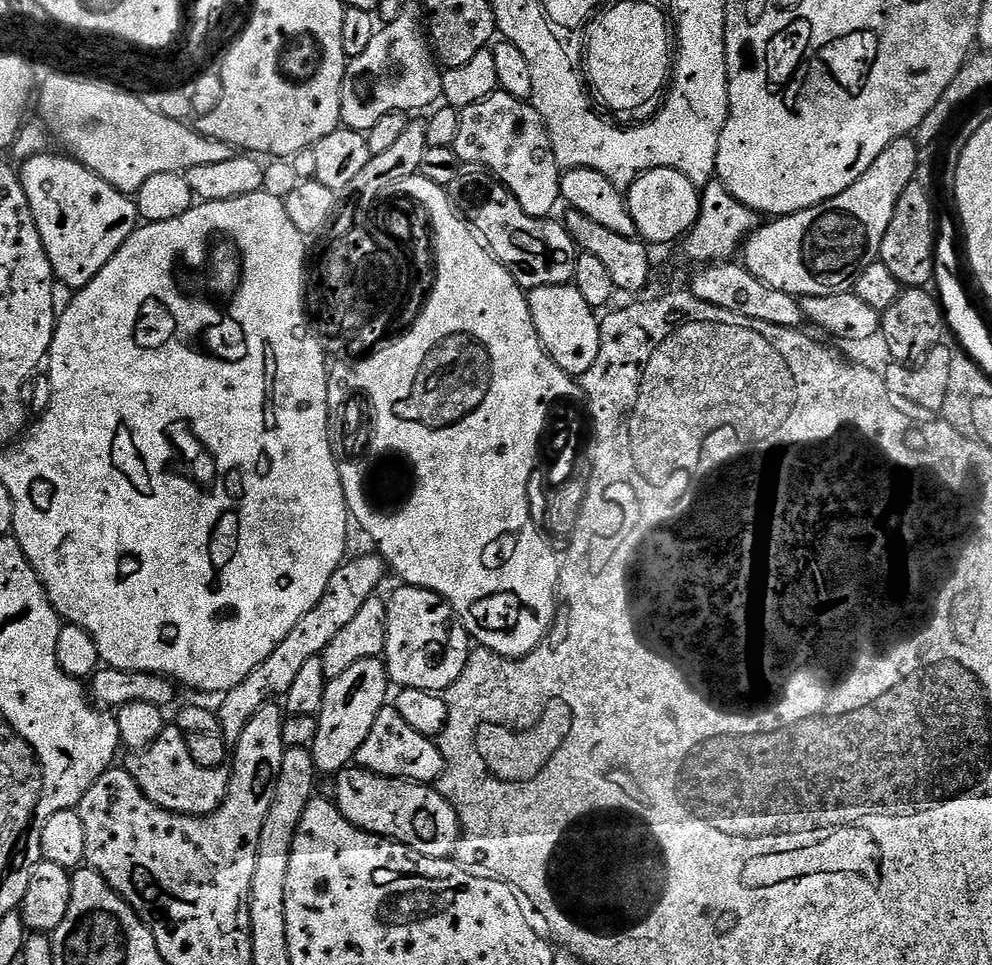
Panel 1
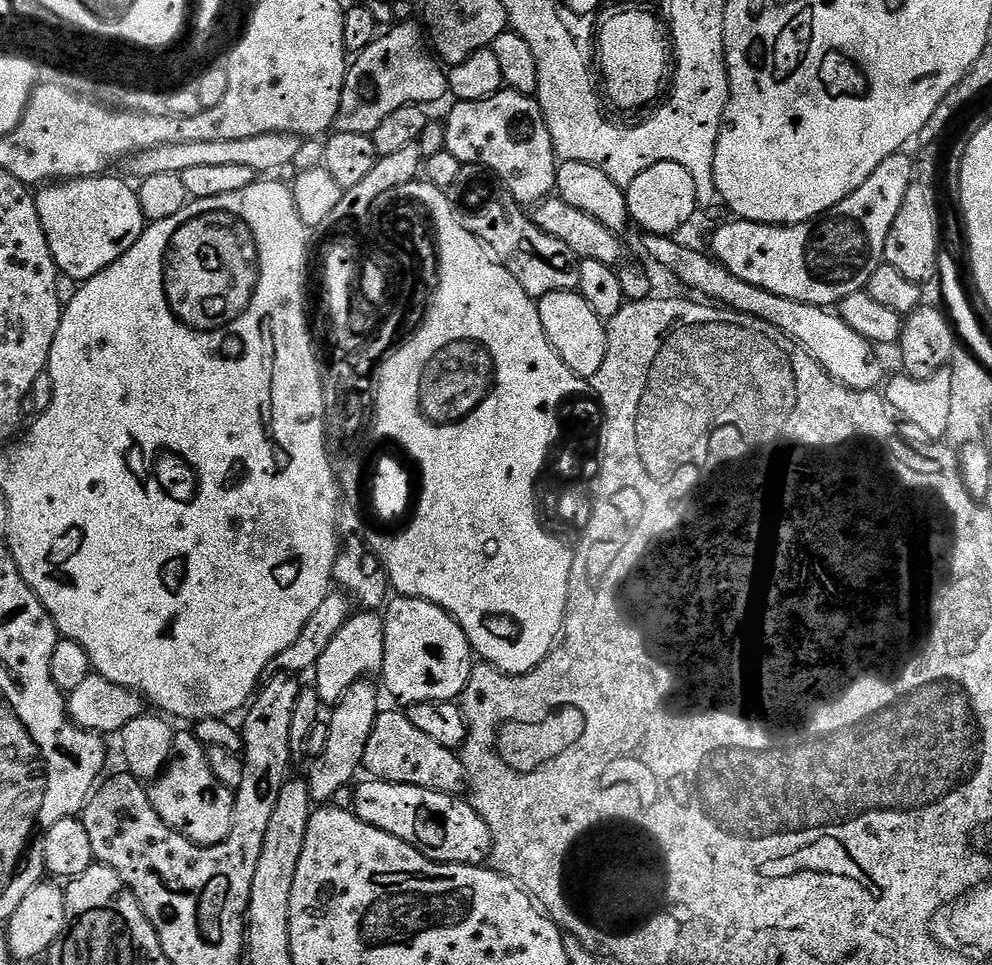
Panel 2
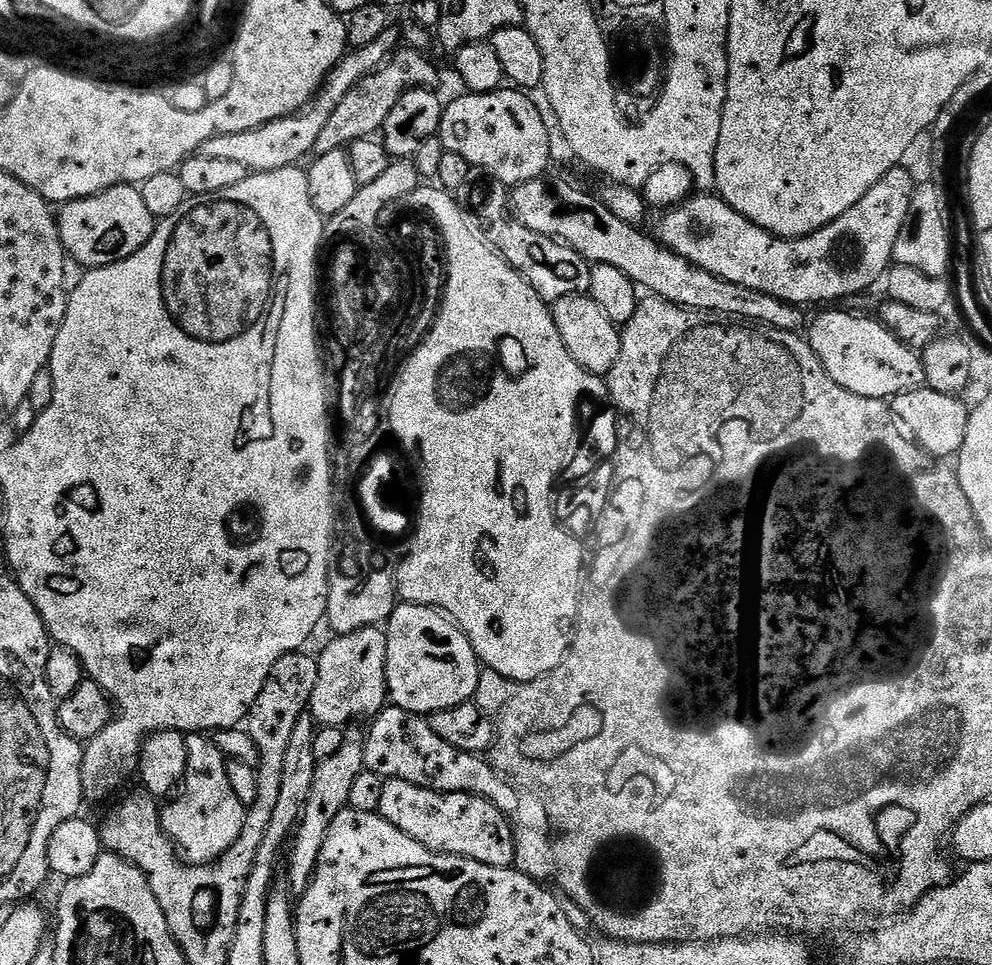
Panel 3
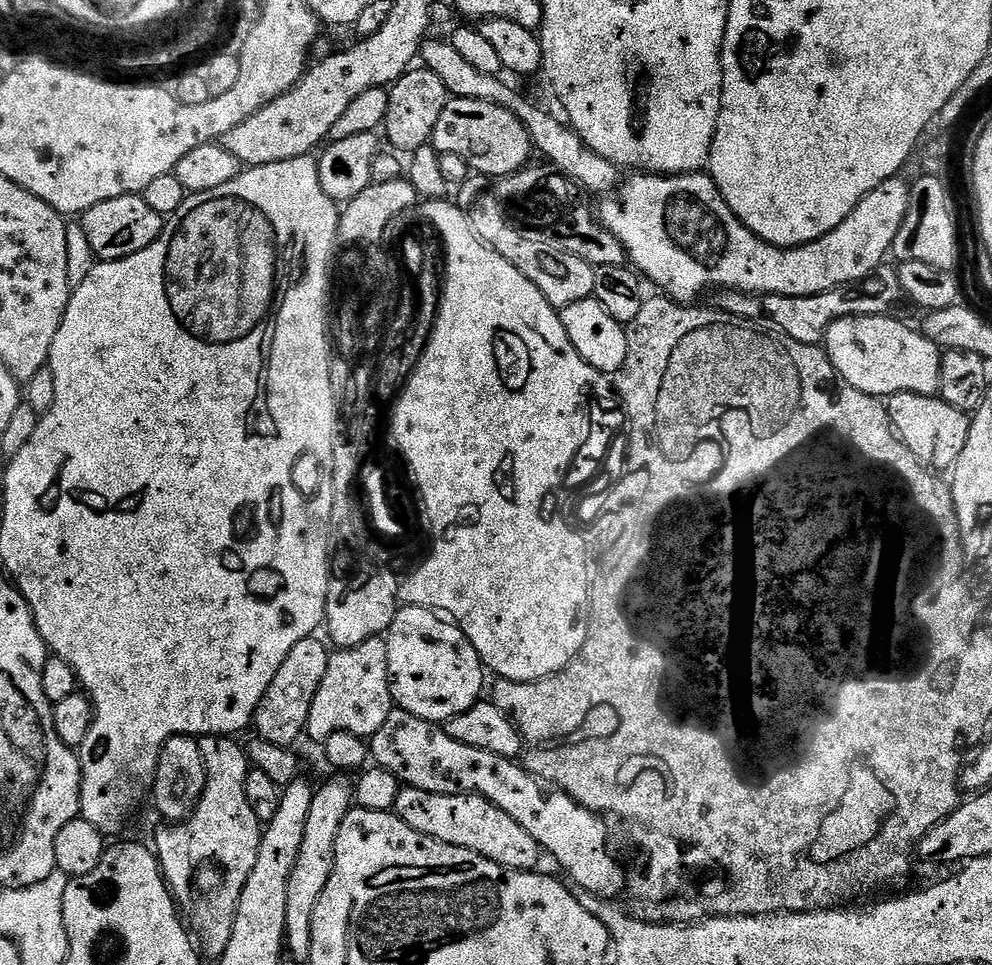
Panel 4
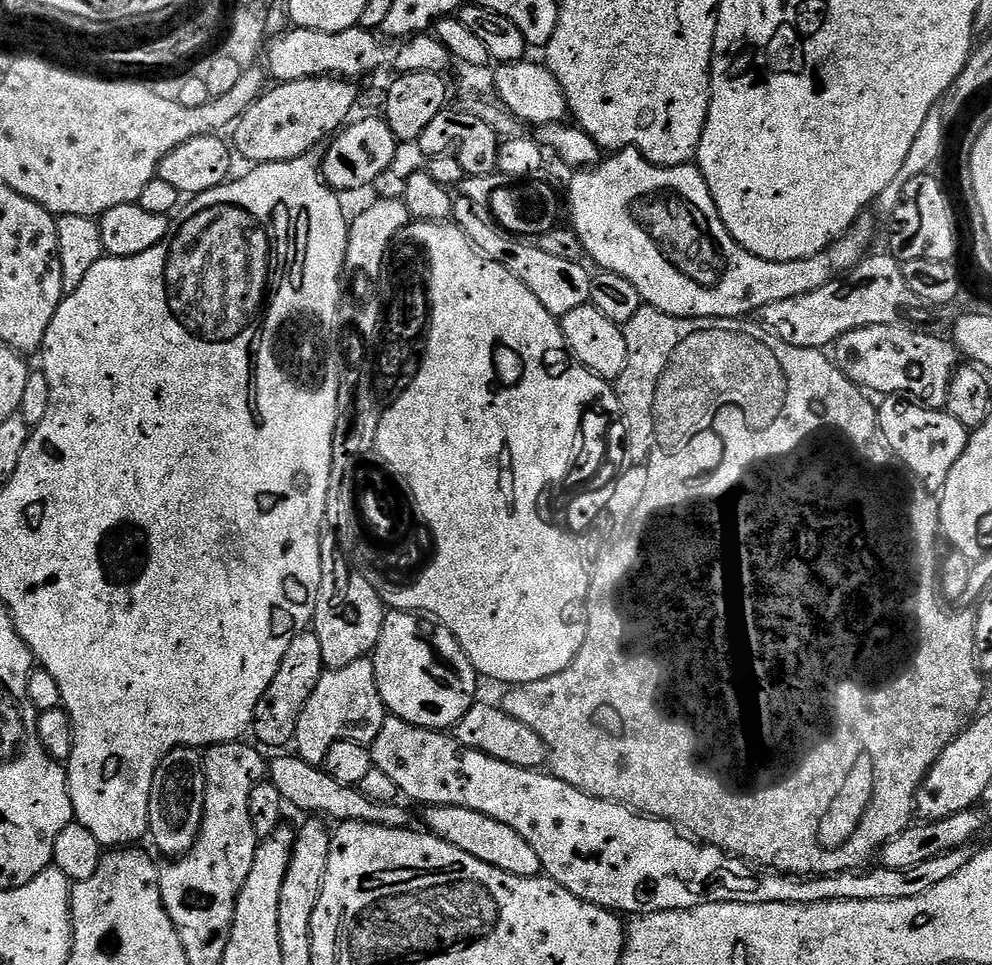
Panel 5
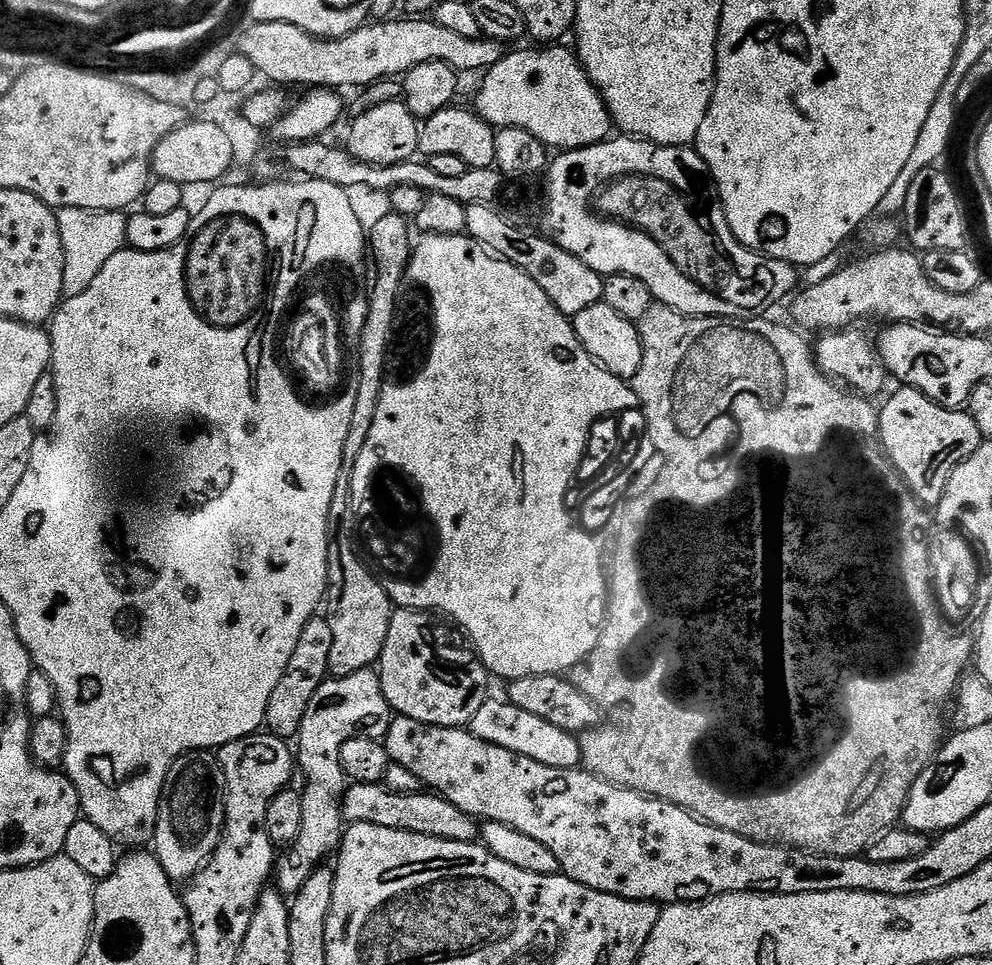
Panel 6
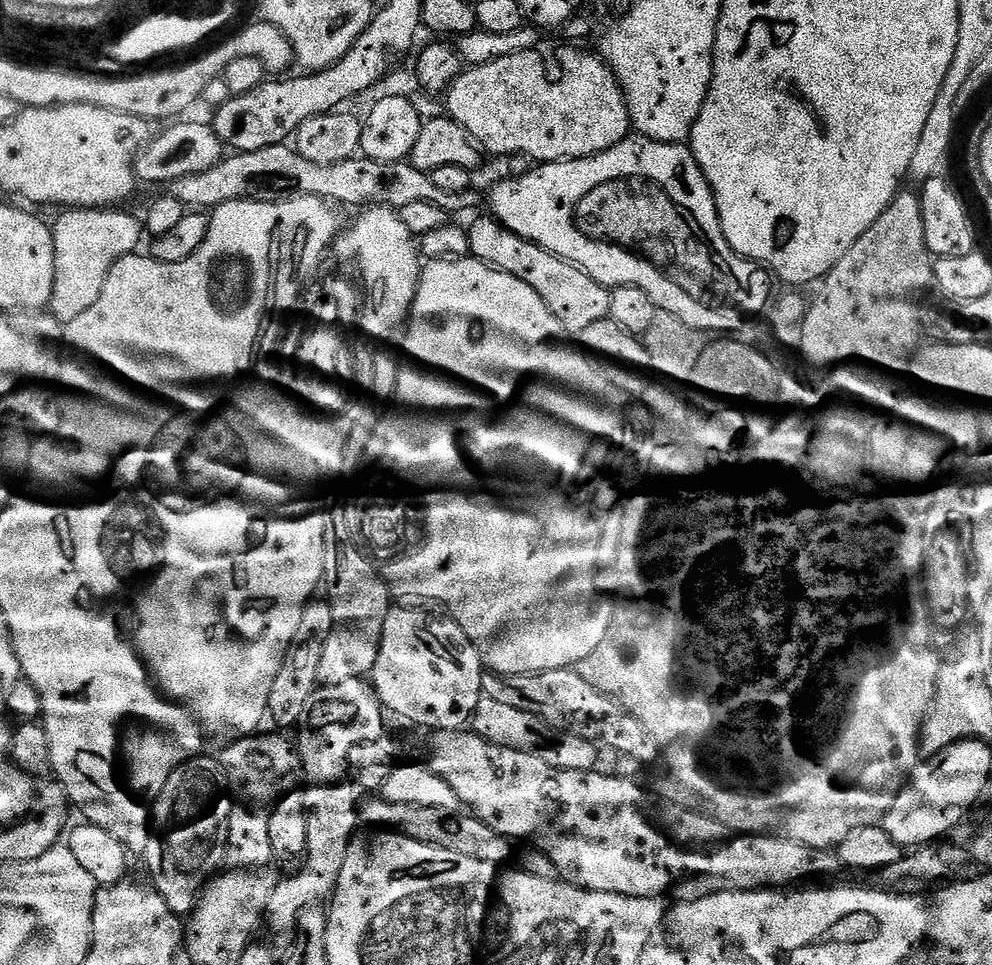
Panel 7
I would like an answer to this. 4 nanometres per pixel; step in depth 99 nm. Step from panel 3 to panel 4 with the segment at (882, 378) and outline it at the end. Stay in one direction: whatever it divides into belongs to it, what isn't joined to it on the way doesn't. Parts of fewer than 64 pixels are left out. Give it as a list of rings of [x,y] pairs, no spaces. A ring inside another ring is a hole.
[[[895,315],[887,316],[847,316],[838,318],[826,330],[822,347],[828,361],[834,366],[837,376],[844,380],[854,390],[867,396],[887,398],[899,392],[913,392],[923,396],[934,396],[940,390],[940,358],[941,348],[923,331],[911,328],[900,320],[895,320]]]

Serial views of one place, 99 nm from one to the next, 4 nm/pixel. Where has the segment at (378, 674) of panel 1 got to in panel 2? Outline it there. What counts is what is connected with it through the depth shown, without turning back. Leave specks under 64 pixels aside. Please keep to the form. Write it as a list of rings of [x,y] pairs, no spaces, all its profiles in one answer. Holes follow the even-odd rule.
[[[365,678],[354,682],[341,700],[337,700],[331,709],[332,720],[327,721],[328,737],[322,754],[311,761],[306,779],[313,801],[332,802],[336,795],[357,779],[356,771],[361,771],[364,763],[366,742],[370,738],[370,730],[374,730],[374,722],[382,705],[376,697],[376,688],[371,679]]]

